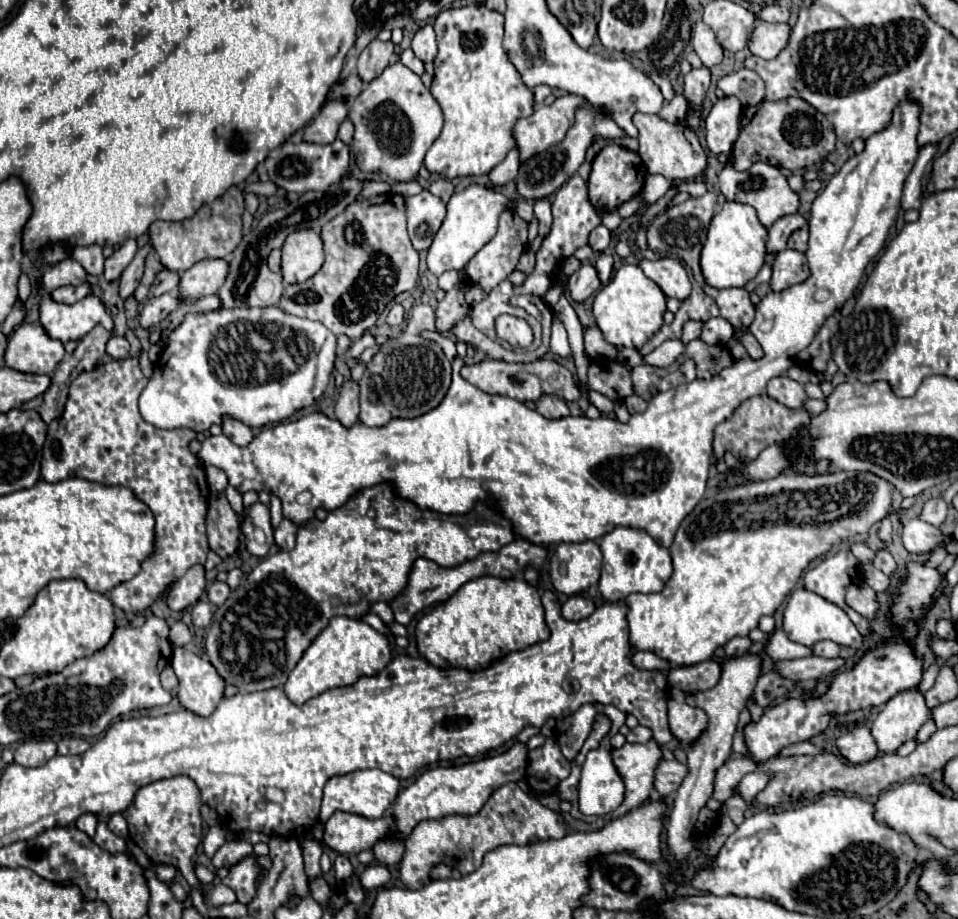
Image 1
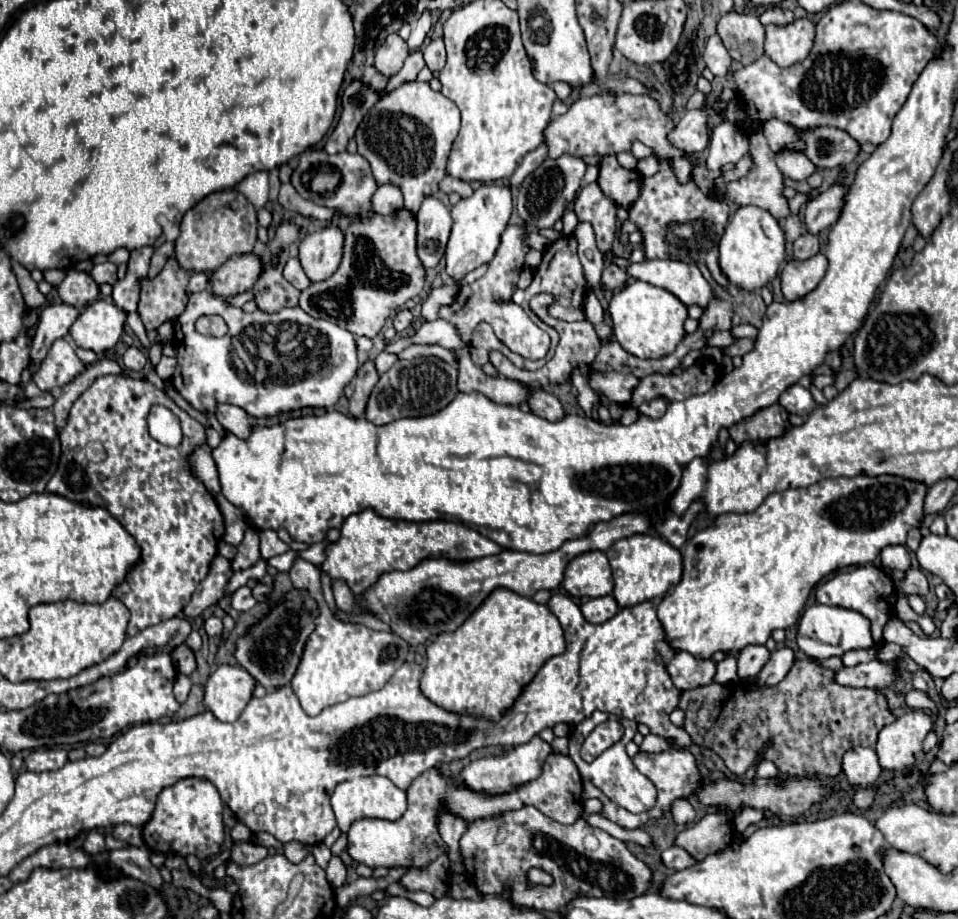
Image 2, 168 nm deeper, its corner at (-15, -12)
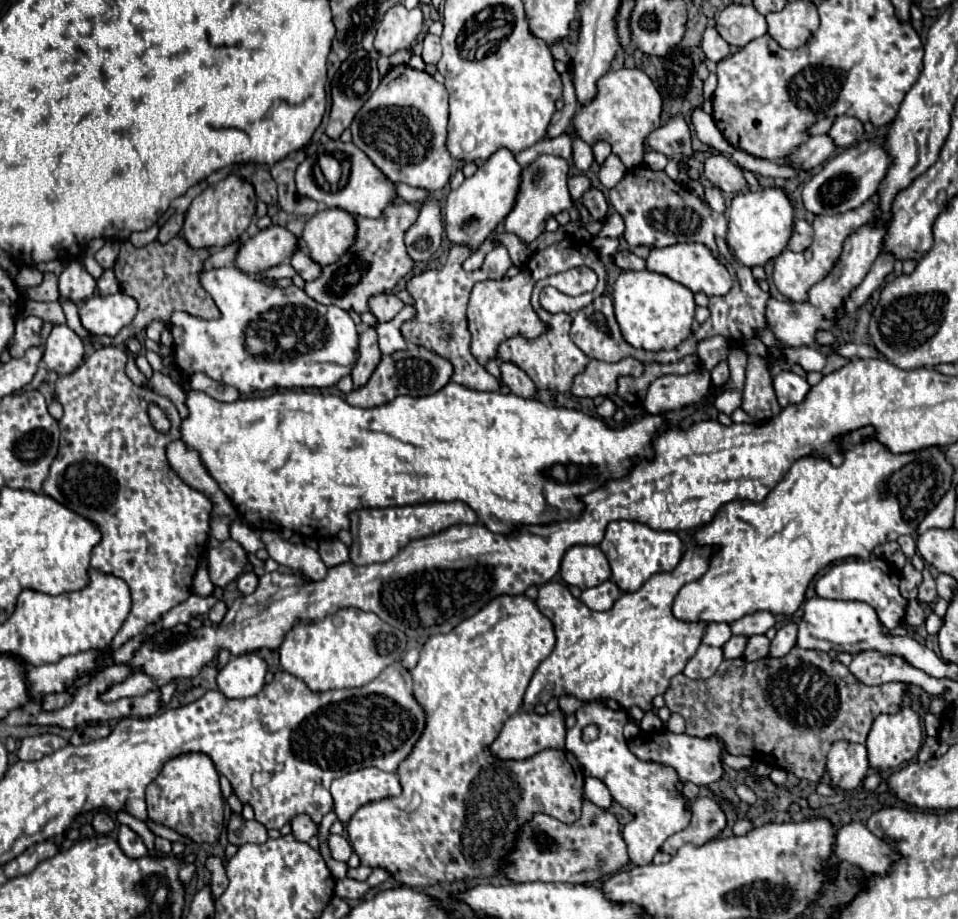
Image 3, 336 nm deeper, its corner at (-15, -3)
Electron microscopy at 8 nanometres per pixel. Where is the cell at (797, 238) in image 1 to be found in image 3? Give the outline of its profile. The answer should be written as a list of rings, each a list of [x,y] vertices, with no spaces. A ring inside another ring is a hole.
[[[797,219],[793,225],[793,235],[791,235],[787,247],[791,251],[805,251],[811,243],[813,243],[813,227],[807,221]]]

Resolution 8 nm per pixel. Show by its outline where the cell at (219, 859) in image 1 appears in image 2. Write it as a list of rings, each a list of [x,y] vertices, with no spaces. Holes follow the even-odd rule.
[[[233,842],[231,846],[233,862],[245,862],[249,866],[249,864],[261,862],[265,856],[267,856],[267,848],[255,842]]]

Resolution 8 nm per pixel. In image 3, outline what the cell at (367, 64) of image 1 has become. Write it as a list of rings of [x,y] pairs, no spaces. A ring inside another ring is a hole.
[[[403,5],[389,9],[383,17],[377,35],[375,35],[375,49],[389,57],[401,49],[409,49],[421,33],[423,13],[419,7],[407,11]]]

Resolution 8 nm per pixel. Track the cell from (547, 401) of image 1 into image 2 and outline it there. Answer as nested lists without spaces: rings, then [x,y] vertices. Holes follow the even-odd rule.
[[[529,390],[527,404],[529,404],[533,414],[537,414],[537,416],[541,416],[545,420],[551,420],[551,422],[561,420],[565,416],[561,402],[553,394],[549,394],[545,390]]]

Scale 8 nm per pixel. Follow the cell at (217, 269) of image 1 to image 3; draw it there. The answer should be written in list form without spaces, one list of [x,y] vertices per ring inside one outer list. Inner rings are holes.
[[[267,227],[255,237],[245,239],[235,257],[235,265],[247,275],[259,275],[261,271],[275,267],[289,259],[297,249],[297,239],[283,227]]]

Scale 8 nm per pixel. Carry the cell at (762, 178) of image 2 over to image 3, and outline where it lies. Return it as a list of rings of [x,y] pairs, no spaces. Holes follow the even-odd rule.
[[[713,155],[705,161],[705,177],[725,193],[749,191],[749,183],[745,181],[741,167],[721,155]]]

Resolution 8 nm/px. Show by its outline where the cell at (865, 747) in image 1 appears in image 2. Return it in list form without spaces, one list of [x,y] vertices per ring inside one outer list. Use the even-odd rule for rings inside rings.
[[[851,748],[847,750],[847,754],[843,756],[841,762],[843,774],[847,776],[851,786],[861,786],[867,788],[871,786],[879,774],[881,774],[881,766],[877,760],[877,754],[873,748]]]

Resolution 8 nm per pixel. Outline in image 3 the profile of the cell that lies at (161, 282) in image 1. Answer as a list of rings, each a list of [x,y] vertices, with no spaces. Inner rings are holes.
[[[231,243],[229,247],[223,247],[223,249],[213,249],[207,261],[203,263],[203,271],[231,267],[235,263],[235,253],[237,253],[237,243]]]

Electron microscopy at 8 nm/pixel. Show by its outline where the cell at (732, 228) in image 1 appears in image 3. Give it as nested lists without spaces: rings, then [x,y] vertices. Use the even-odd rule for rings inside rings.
[[[769,187],[763,191],[739,193],[735,195],[729,209],[727,247],[741,265],[763,267],[769,259],[775,259],[787,247],[791,229],[793,229],[793,205],[781,189]]]

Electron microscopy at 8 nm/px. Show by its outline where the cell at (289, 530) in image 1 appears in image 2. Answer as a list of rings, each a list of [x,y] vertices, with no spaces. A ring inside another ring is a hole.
[[[301,558],[295,560],[293,568],[289,570],[289,576],[293,586],[297,590],[305,588],[319,606],[319,616],[315,618],[315,630],[311,632],[311,638],[307,638],[299,670],[291,680],[293,692],[297,694],[301,708],[309,716],[315,716],[319,714],[319,710],[345,702],[351,696],[363,696],[379,690],[405,662],[409,654],[409,644],[399,636],[395,636],[393,632],[375,632],[361,624],[345,624],[335,620],[321,594],[319,568],[313,566],[311,562]]]

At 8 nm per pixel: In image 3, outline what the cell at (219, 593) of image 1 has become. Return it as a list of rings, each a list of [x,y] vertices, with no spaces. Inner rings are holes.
[[[249,571],[249,573],[243,573],[239,579],[237,579],[237,589],[241,591],[241,595],[251,595],[253,591],[255,591],[255,587],[257,587],[257,575],[253,573],[253,571]]]

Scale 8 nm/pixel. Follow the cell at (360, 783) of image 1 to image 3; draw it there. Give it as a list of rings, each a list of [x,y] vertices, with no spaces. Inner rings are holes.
[[[365,767],[331,783],[331,795],[335,799],[335,813],[341,823],[347,823],[353,813],[365,803],[395,797],[401,793],[397,775],[385,773],[375,767]]]

